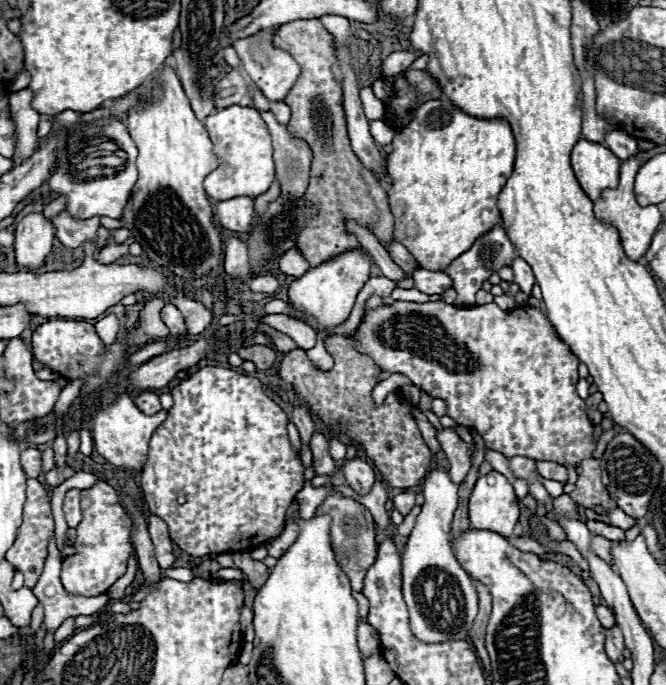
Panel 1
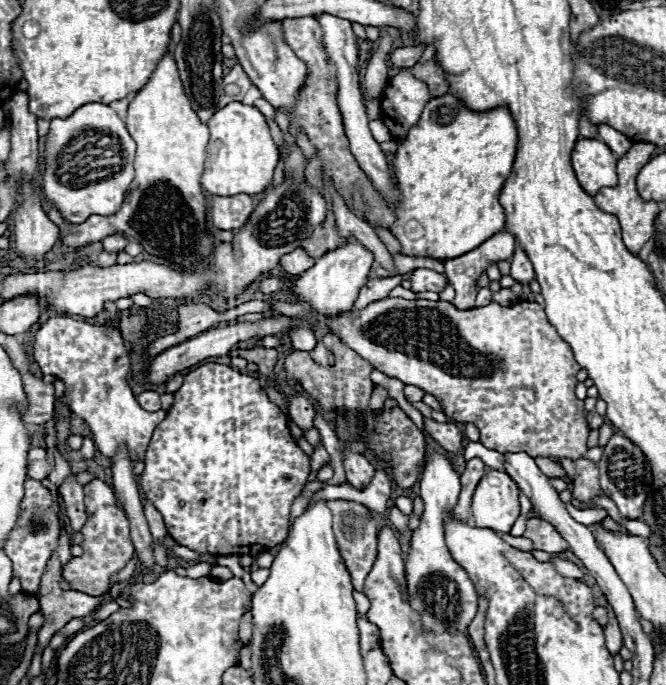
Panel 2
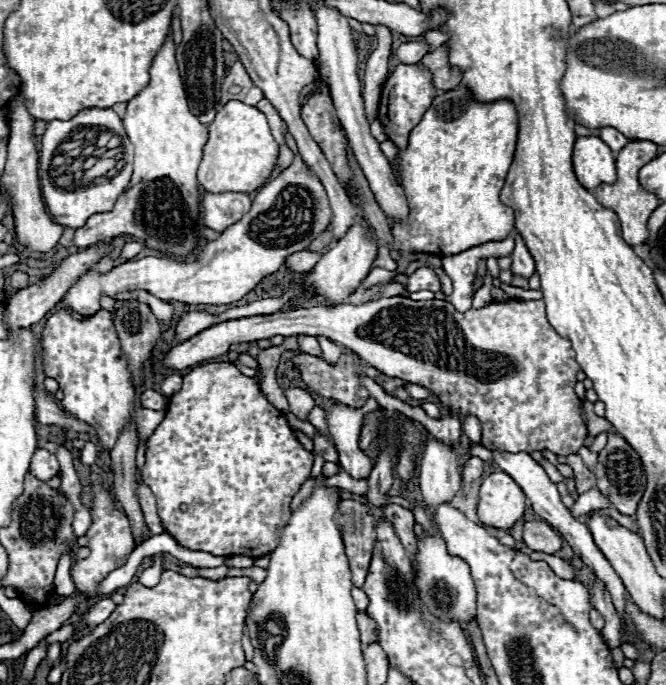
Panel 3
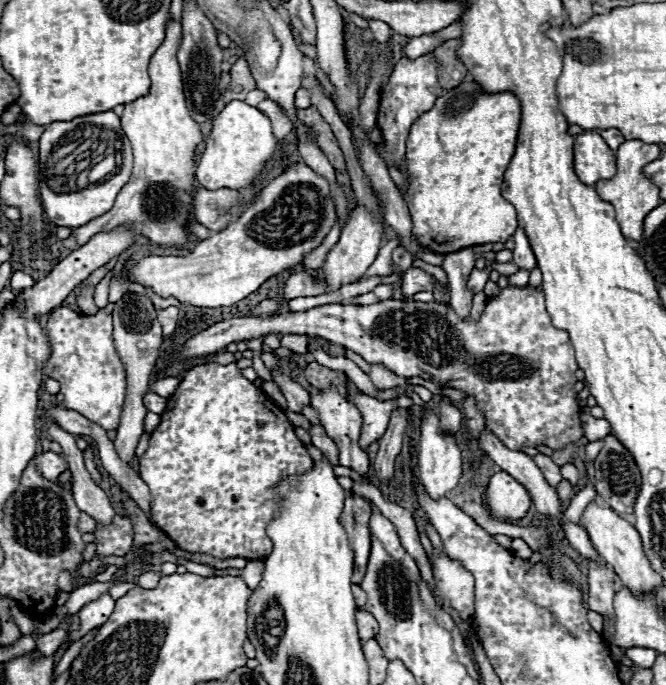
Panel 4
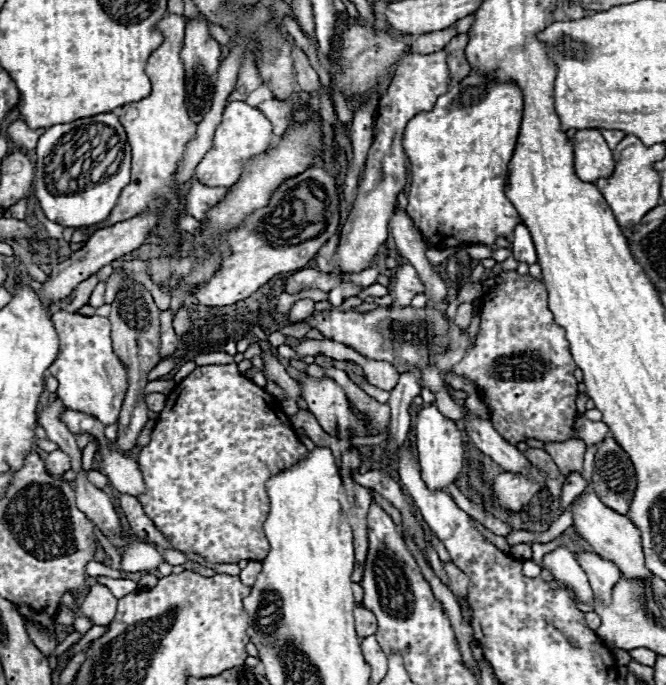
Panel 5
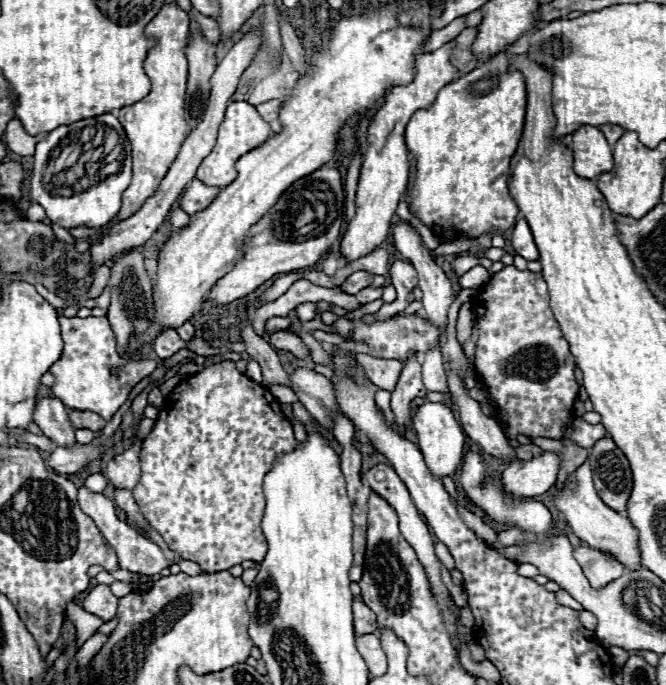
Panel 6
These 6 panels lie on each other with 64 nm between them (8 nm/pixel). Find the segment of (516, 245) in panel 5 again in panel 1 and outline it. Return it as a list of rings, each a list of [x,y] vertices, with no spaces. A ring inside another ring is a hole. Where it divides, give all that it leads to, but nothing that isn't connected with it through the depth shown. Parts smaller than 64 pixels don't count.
[[[516,256],[514,262],[512,262],[512,270],[514,270],[514,282],[520,286],[520,290],[524,294],[530,294],[532,286],[534,286],[534,274],[532,274],[532,268],[520,258]]]

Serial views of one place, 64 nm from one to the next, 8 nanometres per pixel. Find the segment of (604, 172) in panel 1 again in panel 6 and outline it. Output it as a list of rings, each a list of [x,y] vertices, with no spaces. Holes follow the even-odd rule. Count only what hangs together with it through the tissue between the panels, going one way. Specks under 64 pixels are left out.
[[[580,126],[572,134],[572,150],[574,172],[582,178],[596,178],[602,172],[610,172],[614,166],[610,144],[594,126]]]

